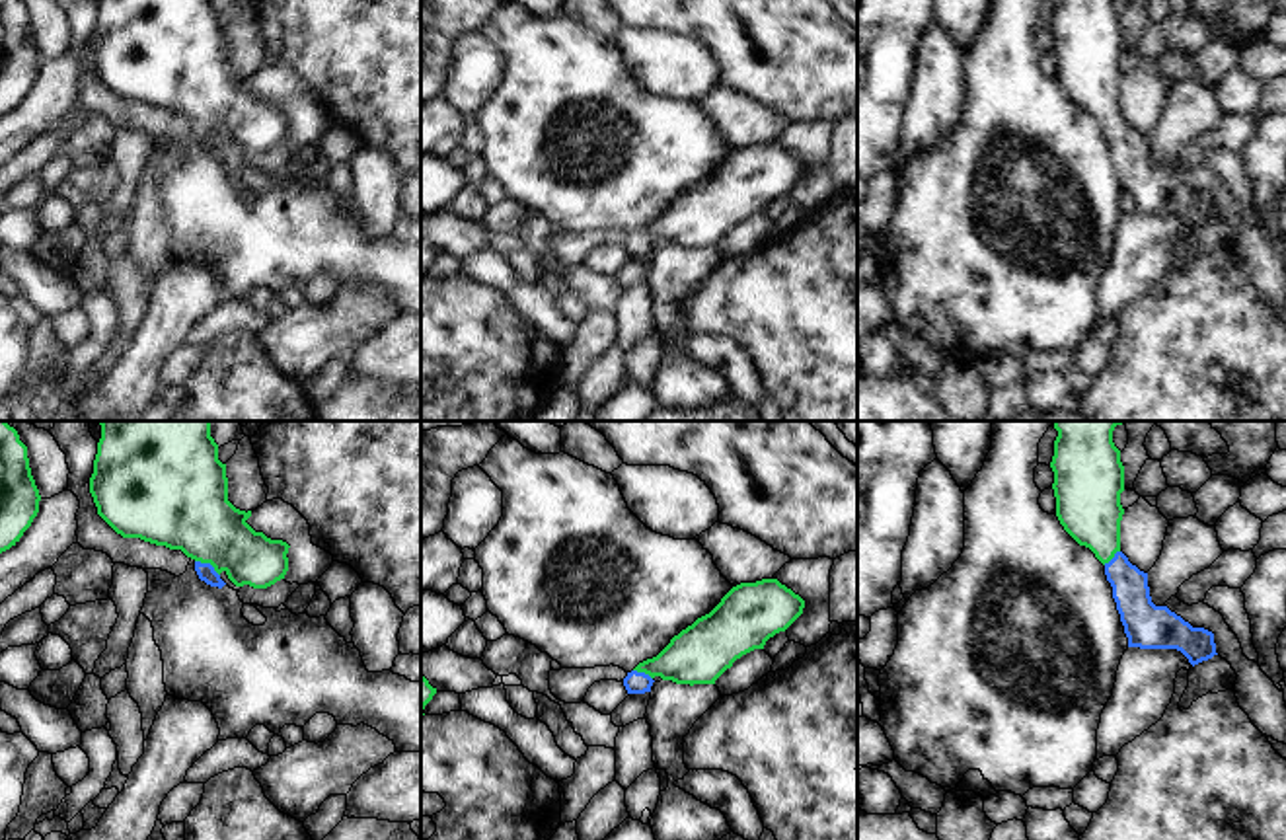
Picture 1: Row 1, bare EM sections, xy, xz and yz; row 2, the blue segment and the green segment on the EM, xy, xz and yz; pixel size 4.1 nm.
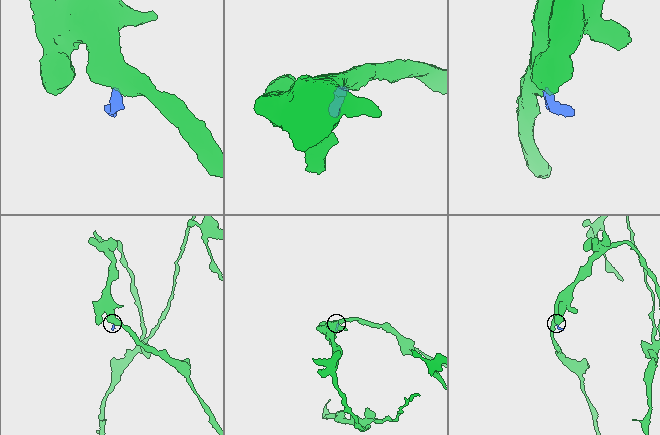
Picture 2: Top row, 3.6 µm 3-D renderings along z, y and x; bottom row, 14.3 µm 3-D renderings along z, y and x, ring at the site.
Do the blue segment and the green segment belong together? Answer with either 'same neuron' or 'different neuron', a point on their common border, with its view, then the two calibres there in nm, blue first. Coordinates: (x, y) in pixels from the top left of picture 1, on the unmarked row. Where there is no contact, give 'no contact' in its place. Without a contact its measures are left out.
same neuron | xy (209, 127) | 70/340 nm

